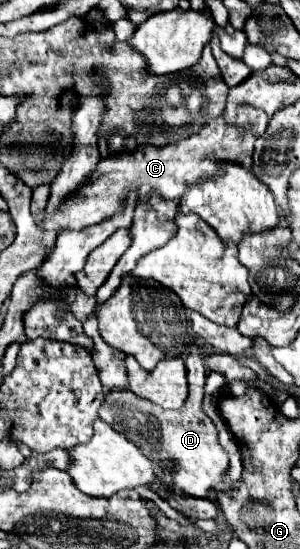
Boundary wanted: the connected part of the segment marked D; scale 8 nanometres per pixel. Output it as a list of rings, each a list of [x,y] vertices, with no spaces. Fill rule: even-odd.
[[[191,342],[191,352],[185,358],[187,366],[187,380],[189,380],[189,398],[183,404],[181,410],[161,410],[149,400],[141,400],[131,390],[127,392],[107,392],[107,400],[99,410],[99,418],[105,420],[109,426],[113,426],[117,432],[125,434],[129,440],[133,440],[143,454],[155,462],[155,468],[171,464],[171,460],[177,462],[179,470],[173,476],[173,488],[177,488],[183,494],[189,494],[193,498],[207,498],[209,490],[213,490],[215,484],[223,482],[223,476],[229,468],[229,456],[225,448],[219,444],[219,434],[211,418],[203,410],[203,398],[205,398],[205,362],[199,354],[199,346]]]

